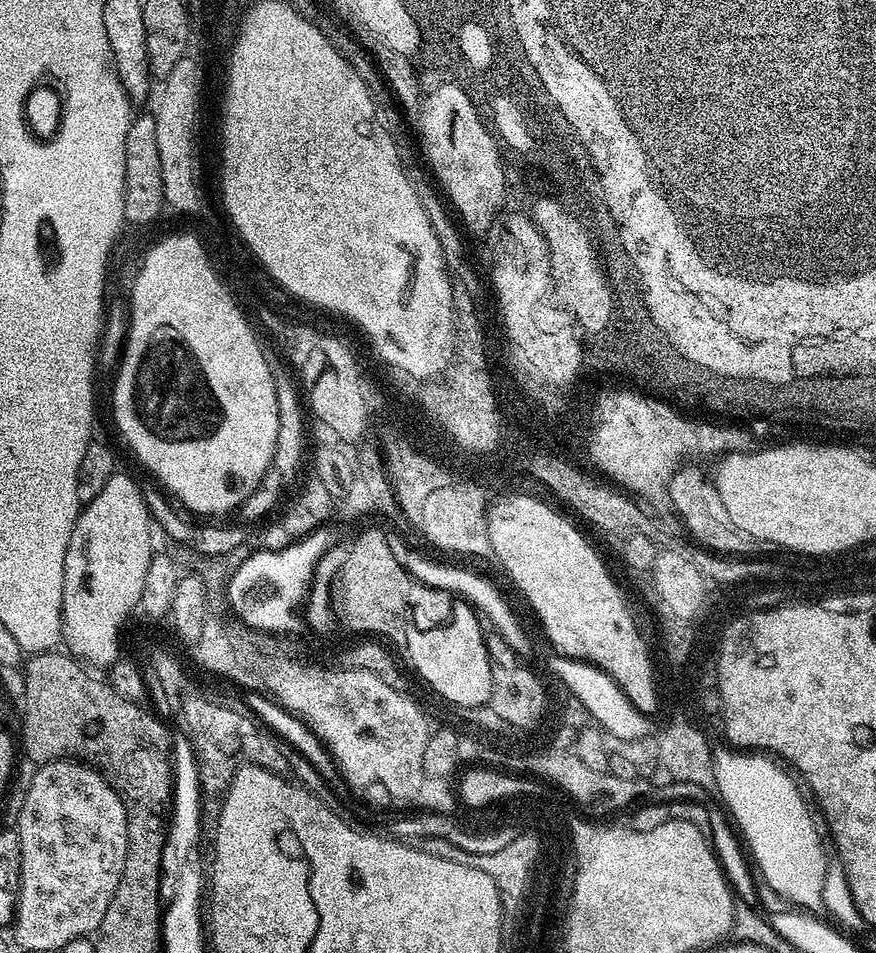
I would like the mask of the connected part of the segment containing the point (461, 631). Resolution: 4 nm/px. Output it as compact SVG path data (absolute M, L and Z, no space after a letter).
M456 602L452 605L452 616L447 623L429 626L419 632L412 628L403 633L402 640L408 643L408 656L416 672L437 692L439 699L464 704L479 709L492 699L492 669L494 667L484 645L485 629L480 629L480 620L472 613L473 605Z

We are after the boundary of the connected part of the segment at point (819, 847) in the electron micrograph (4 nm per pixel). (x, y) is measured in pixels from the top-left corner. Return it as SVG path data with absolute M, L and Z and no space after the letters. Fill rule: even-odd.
M715 753L714 758L713 758L713 770L714 770L714 774L716 775L716 792L718 793L718 796L721 796L721 798L719 797L719 799L722 801L723 807L725 809L727 809L727 811L730 813L731 819L734 821L735 827L738 829L739 835L742 837L743 843L746 845L747 851L750 853L750 856L751 856L750 851L752 851L752 856L754 859L756 859L756 864L758 867L760 867L760 872L762 875L764 875L765 882L768 883L769 886L772 887L773 890L776 891L777 894L780 895L782 899L789 900L789 902L792 903L789 905L795 906L797 909L803 910L805 913L816 914L816 913L819 913L821 911L821 909L823 909L823 907L824 907L823 898L822 898L822 886L823 886L823 882L825 881L827 862L828 862L830 856L829 856L828 852L824 853L824 844L822 841L820 841L820 832L818 829L816 829L816 824L814 821L812 821L811 814L808 813L808 804L806 801L804 801L805 793L803 791L801 791L802 793L800 793L799 790L796 789L795 782L792 781L791 778L788 777L787 774L784 773L783 770L779 768L779 766L781 767L781 765L779 763L776 763L777 765L771 764L771 762L768 761L767 759L769 759L769 757L764 754L748 754L744 758L737 759L736 756L725 756L724 753Z

